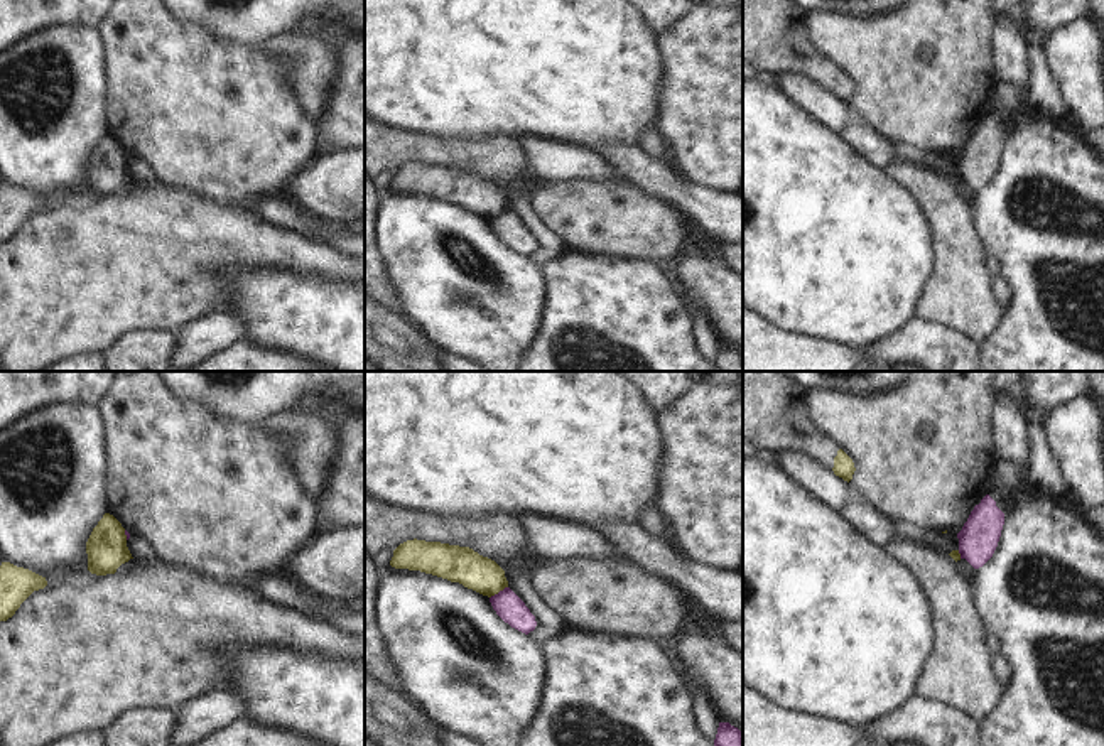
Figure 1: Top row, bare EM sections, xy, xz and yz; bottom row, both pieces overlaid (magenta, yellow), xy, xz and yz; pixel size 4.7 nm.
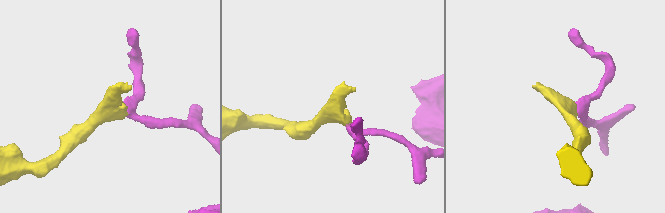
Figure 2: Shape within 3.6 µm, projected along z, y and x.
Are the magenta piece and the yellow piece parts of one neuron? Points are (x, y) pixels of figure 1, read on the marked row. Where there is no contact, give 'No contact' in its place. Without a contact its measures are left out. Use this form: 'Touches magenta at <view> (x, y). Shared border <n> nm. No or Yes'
Touches magenta at xz (500, 591). Shared border 110 nm. No

